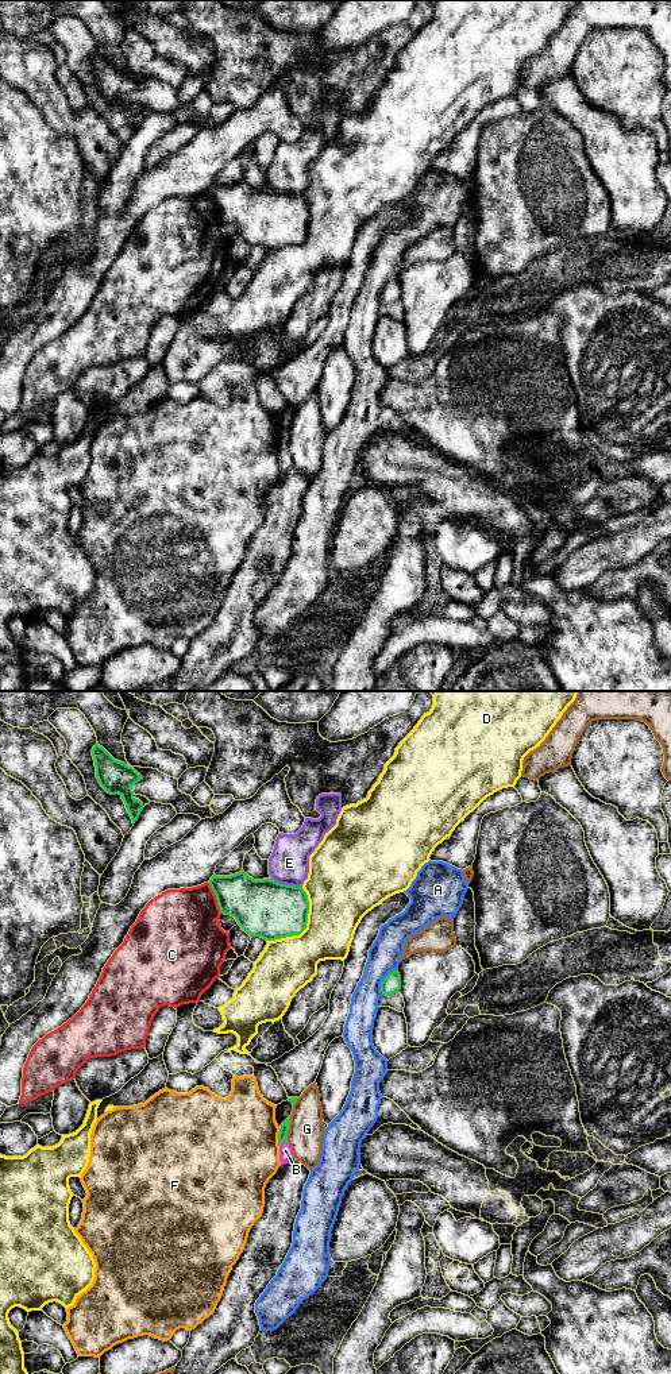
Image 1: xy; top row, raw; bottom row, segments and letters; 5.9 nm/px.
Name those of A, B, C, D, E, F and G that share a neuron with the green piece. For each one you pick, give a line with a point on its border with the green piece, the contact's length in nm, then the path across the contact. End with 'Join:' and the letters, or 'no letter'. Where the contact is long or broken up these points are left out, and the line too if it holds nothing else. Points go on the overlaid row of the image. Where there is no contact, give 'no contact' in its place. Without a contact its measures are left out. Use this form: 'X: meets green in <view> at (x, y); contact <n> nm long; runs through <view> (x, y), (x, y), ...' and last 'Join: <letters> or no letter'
B: meets green in xy at (282, 1141); contact 60 nm long; runs through xy (284, 1130), (282, 1141), (285, 1150)
Join: B

